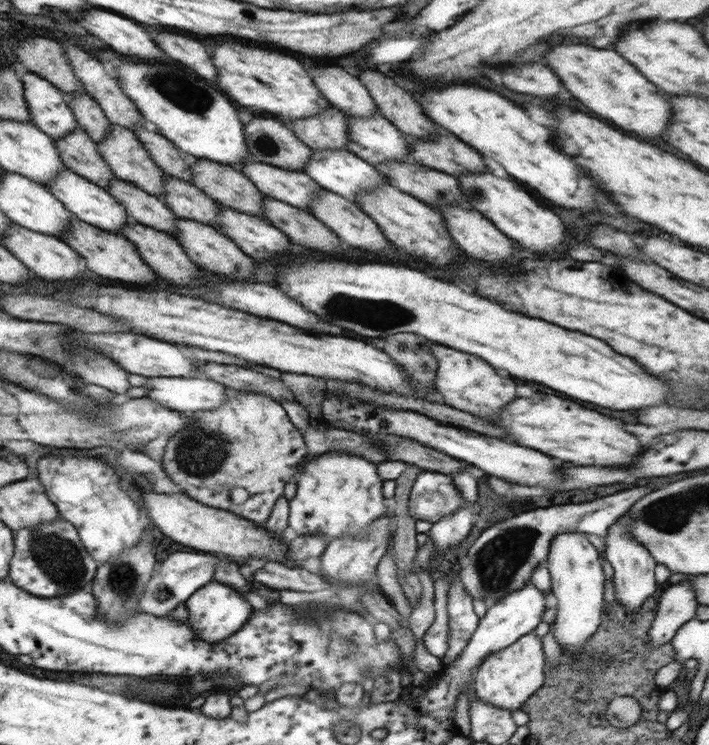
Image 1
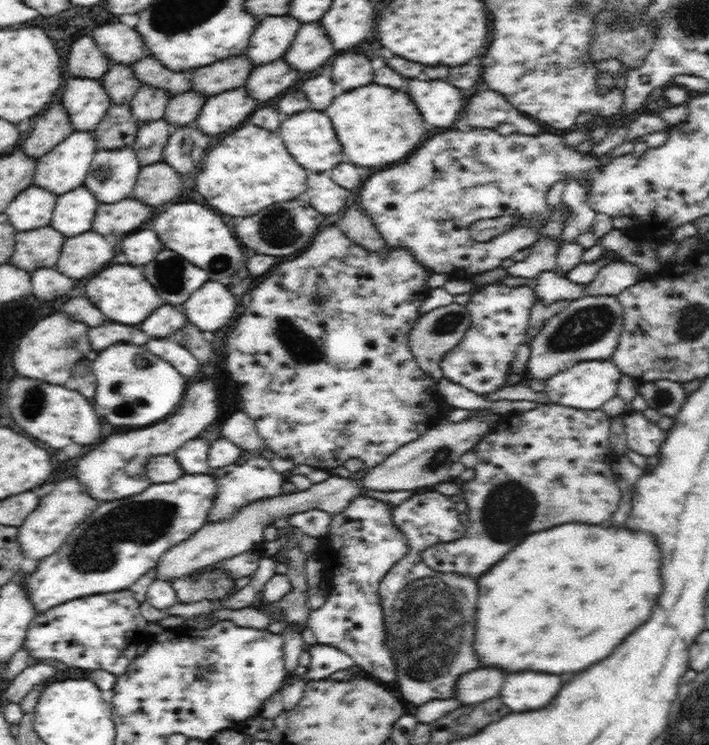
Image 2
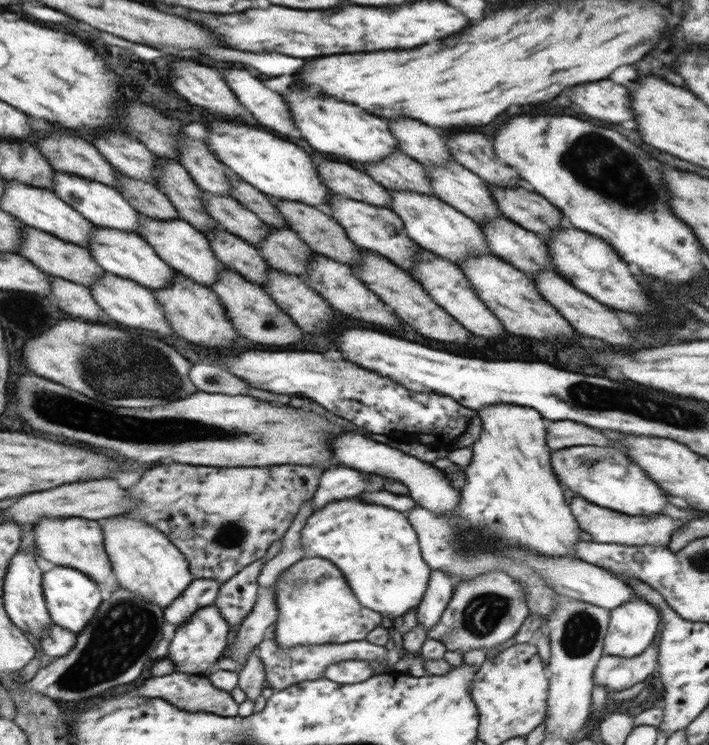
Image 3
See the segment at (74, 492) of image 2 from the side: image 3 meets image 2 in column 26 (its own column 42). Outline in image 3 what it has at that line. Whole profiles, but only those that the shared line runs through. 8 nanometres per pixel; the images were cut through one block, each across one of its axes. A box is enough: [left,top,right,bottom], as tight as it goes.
[32,517,114,586]

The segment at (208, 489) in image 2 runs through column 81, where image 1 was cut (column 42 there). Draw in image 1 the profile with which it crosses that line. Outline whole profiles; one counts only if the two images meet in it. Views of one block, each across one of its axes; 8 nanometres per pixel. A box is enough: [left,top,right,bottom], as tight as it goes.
[10,518,100,598]

